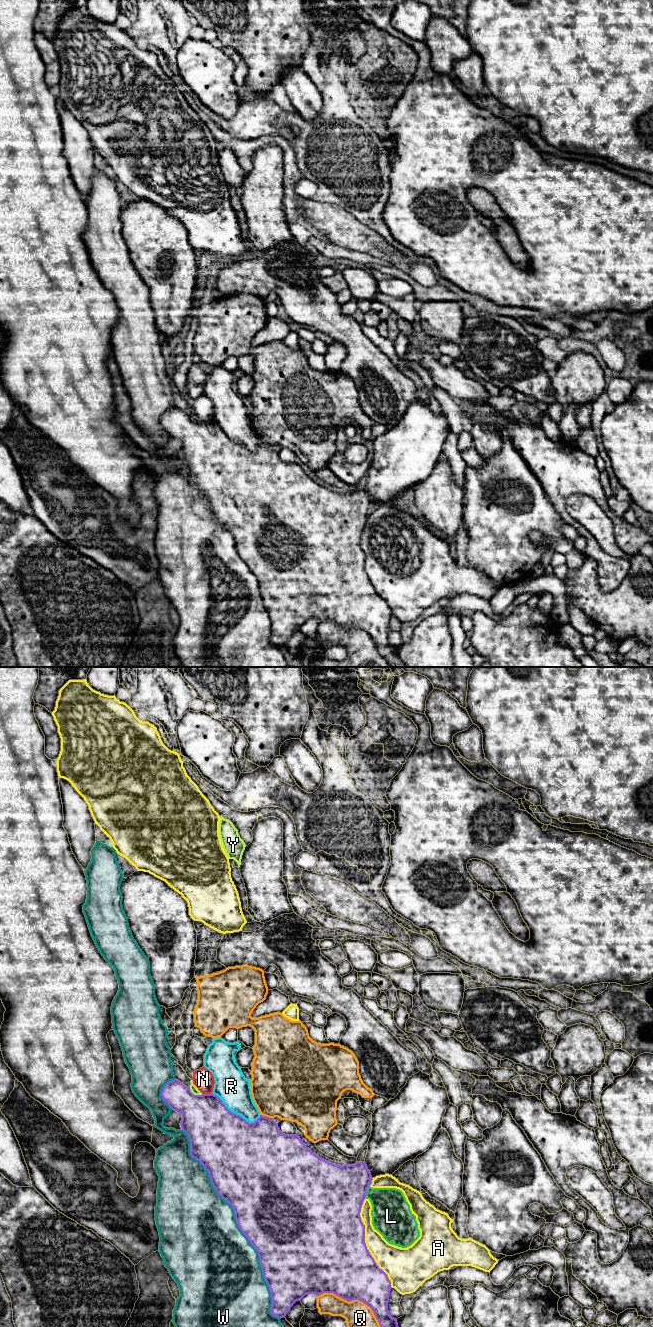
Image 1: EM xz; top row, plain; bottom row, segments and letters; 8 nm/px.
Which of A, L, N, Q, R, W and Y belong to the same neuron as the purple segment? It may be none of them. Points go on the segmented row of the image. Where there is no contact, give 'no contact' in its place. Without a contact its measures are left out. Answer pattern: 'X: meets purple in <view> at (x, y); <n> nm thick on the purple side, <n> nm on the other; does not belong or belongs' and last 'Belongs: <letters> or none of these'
A: meets purple in xz at (364, 1242); 500 nm thick on the purple side, 220 nm on the other; does not belong
L: meets purple in xz at (366, 1191); 460 nm thick on the purple side, 300 nm on the other; does not belong
N: meets purple in xz at (206, 1094); 380 nm thick on the purple side, 170 nm on the other; does not belong
Q: meets purple in xz at (353, 1299); 440 nm thick on the purple side, 200 nm on the other; does not belong
R: meets purple in xz at (236, 1114); 500 nm thick on the purple side, 260 nm on the other; does not belong
W: meets purple in xz at (238, 1225); 500 nm thick on the purple side, 500 nm on the other; does not belong
Y: meets purple in xz at (195, 1095); 380 nm thick on the purple side, 60 nm on the other; does not belong
Belongs: none of these

